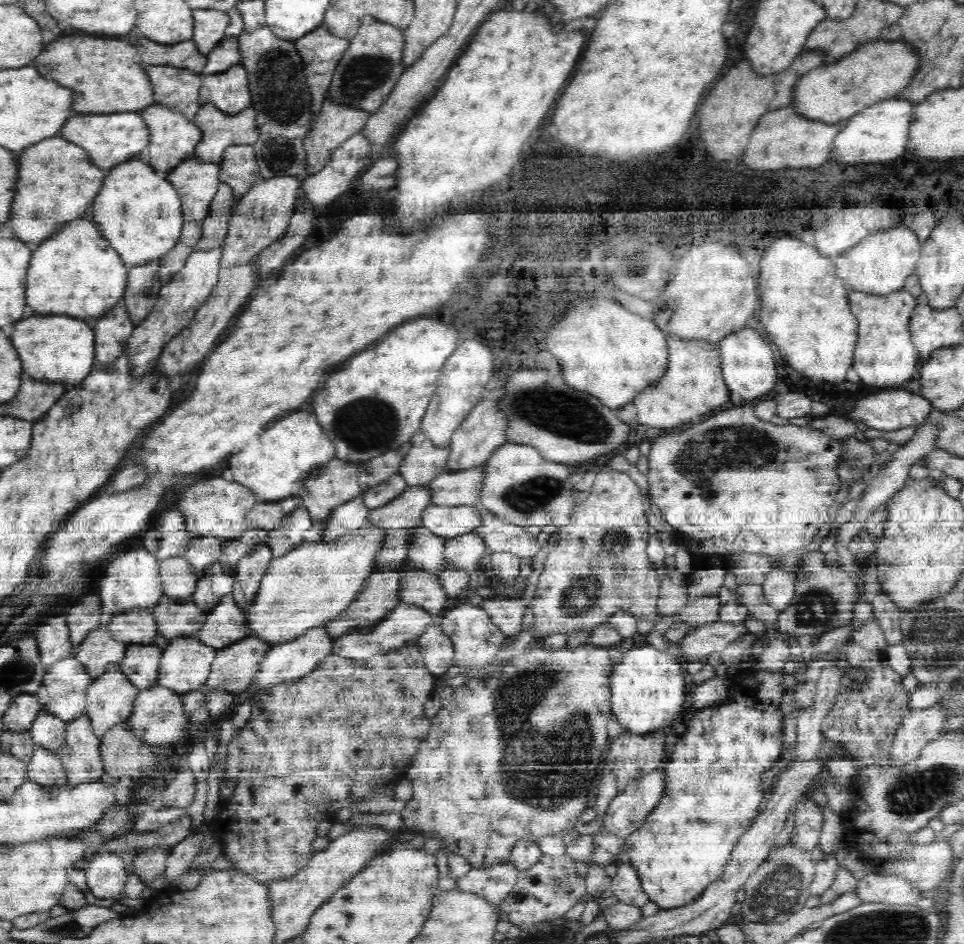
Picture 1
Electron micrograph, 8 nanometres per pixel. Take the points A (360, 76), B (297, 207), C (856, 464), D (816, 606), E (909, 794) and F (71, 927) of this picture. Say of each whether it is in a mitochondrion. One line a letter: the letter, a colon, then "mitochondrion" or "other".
A: mitochondrion
B: other
C: mitochondrion
D: mitochondrion
E: mitochondrion
F: mitochondrion

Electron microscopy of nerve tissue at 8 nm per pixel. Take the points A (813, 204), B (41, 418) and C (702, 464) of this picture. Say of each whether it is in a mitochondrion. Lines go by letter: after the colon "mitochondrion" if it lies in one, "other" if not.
A: other
B: other
C: mitochondrion

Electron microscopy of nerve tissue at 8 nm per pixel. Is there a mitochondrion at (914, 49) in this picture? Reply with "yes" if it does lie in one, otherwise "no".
no

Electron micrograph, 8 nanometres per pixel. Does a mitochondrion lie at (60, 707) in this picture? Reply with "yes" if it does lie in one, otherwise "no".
no

